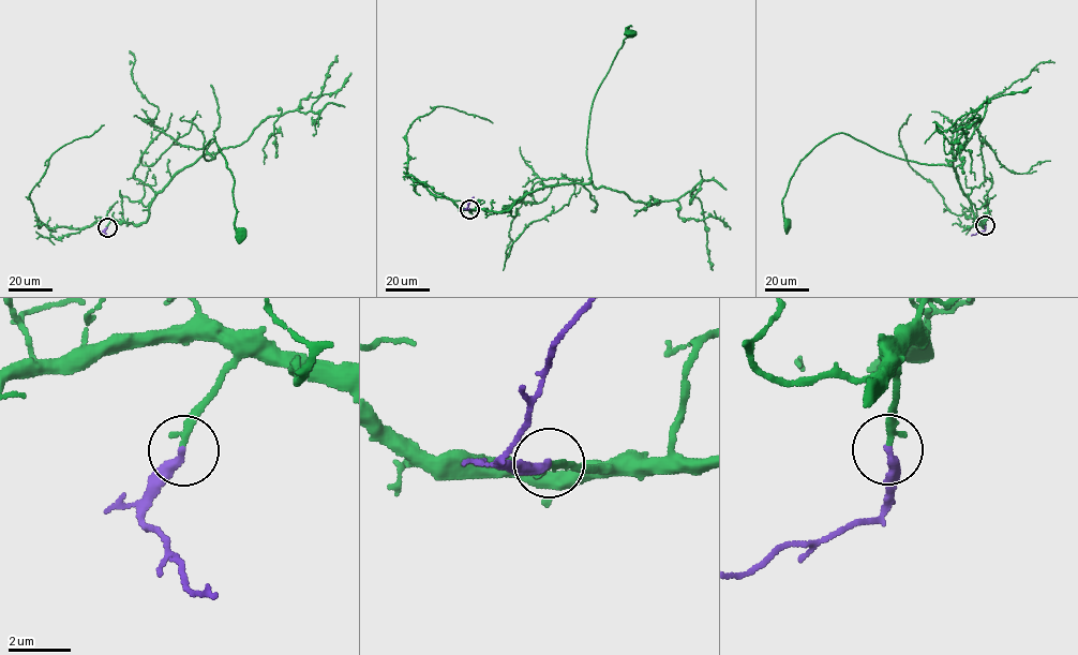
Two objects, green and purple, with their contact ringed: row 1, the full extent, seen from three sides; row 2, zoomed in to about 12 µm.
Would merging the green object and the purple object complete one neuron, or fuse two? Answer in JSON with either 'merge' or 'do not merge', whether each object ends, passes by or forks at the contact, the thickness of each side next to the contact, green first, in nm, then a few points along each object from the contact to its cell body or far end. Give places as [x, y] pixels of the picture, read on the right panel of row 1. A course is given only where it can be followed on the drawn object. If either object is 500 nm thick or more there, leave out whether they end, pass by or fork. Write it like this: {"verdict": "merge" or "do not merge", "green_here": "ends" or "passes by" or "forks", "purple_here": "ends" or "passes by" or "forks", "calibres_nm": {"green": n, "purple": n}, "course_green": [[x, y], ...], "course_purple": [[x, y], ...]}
{"verdict": "merge", "green_here": "ends", "purple_here": "ends", "calibres_nm": {"green": 240, "purple": 320}, "course_green": [[985, 225], [953, 161], [918, 163], [842, 133], [799, 161], [782, 199], [788, 224]], "course_purple": [[985, 225], [984, 231], [971, 235]]}

